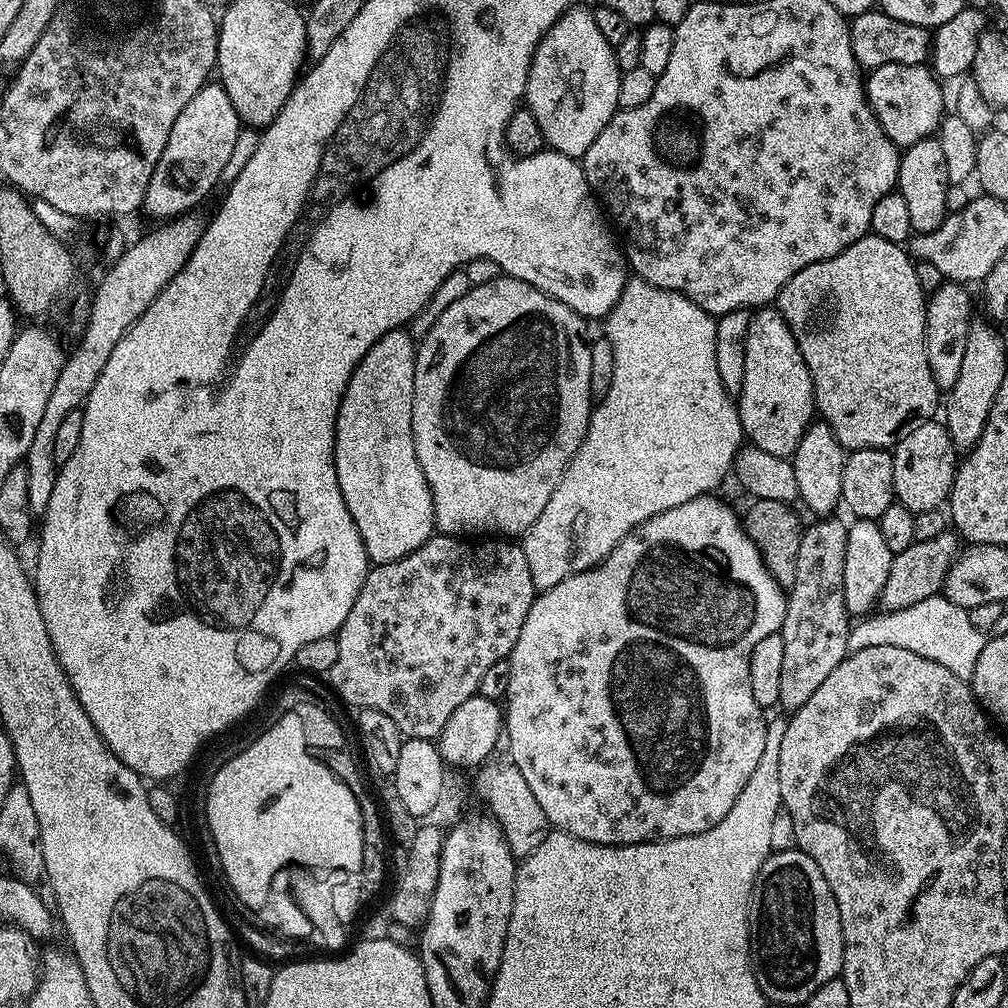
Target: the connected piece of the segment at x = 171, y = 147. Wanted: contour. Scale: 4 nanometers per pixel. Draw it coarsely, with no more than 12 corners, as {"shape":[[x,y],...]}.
{"shape":[[218,82],[186,102],[143,215],[180,218],[236,152],[240,115]]}

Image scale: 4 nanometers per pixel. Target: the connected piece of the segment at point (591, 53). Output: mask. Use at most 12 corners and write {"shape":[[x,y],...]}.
{"shape":[[569,8],[540,39],[526,108],[583,158],[618,111],[614,45]]}

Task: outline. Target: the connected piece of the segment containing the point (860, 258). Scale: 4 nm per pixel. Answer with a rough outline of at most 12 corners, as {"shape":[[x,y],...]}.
{"shape":[[871,234],[778,310],[845,449],[937,415],[913,257]]}

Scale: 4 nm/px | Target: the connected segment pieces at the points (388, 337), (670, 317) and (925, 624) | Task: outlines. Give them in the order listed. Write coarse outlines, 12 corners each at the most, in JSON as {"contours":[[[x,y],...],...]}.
{"contours":[[[387,332],[336,419],[334,470],[369,561],[437,531],[412,437],[417,345]],[[632,278],[612,381],[522,536],[540,590],[730,476],[716,320]],[[943,594],[851,625],[849,653],[910,650],[972,679],[985,643]]]}

